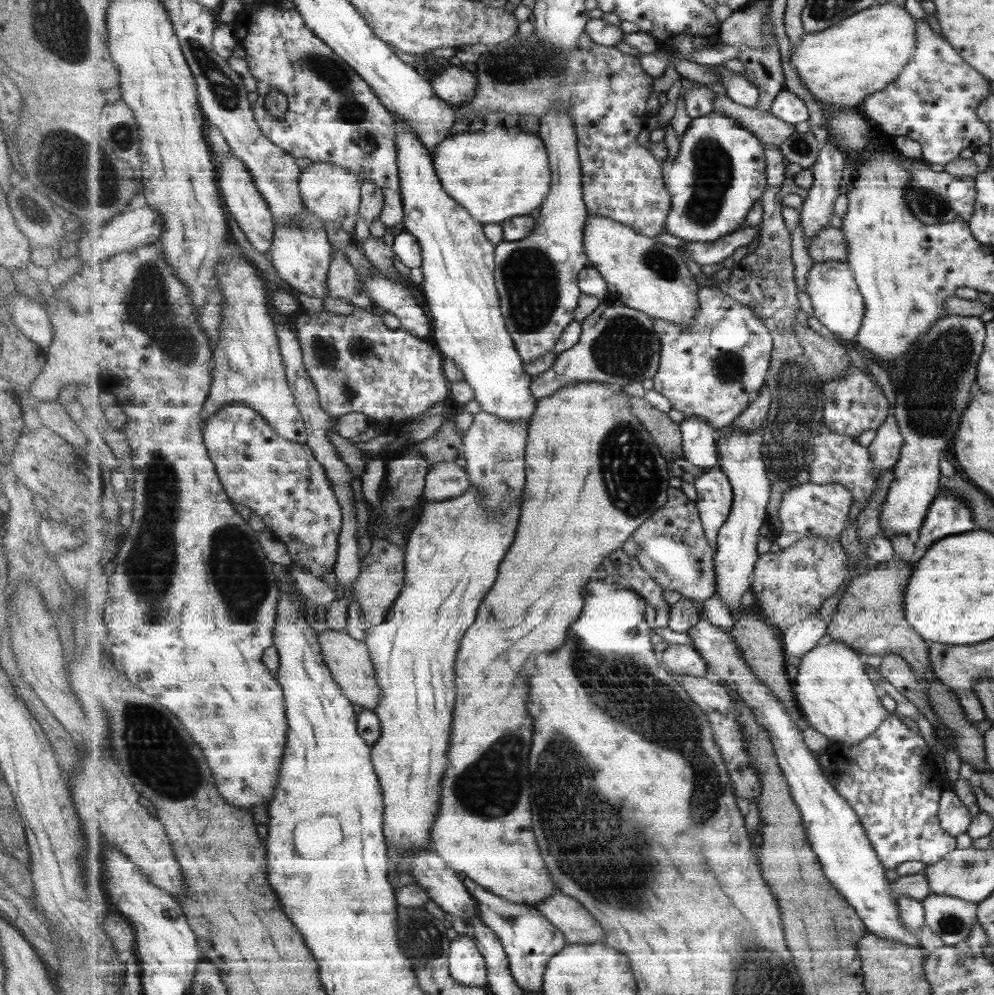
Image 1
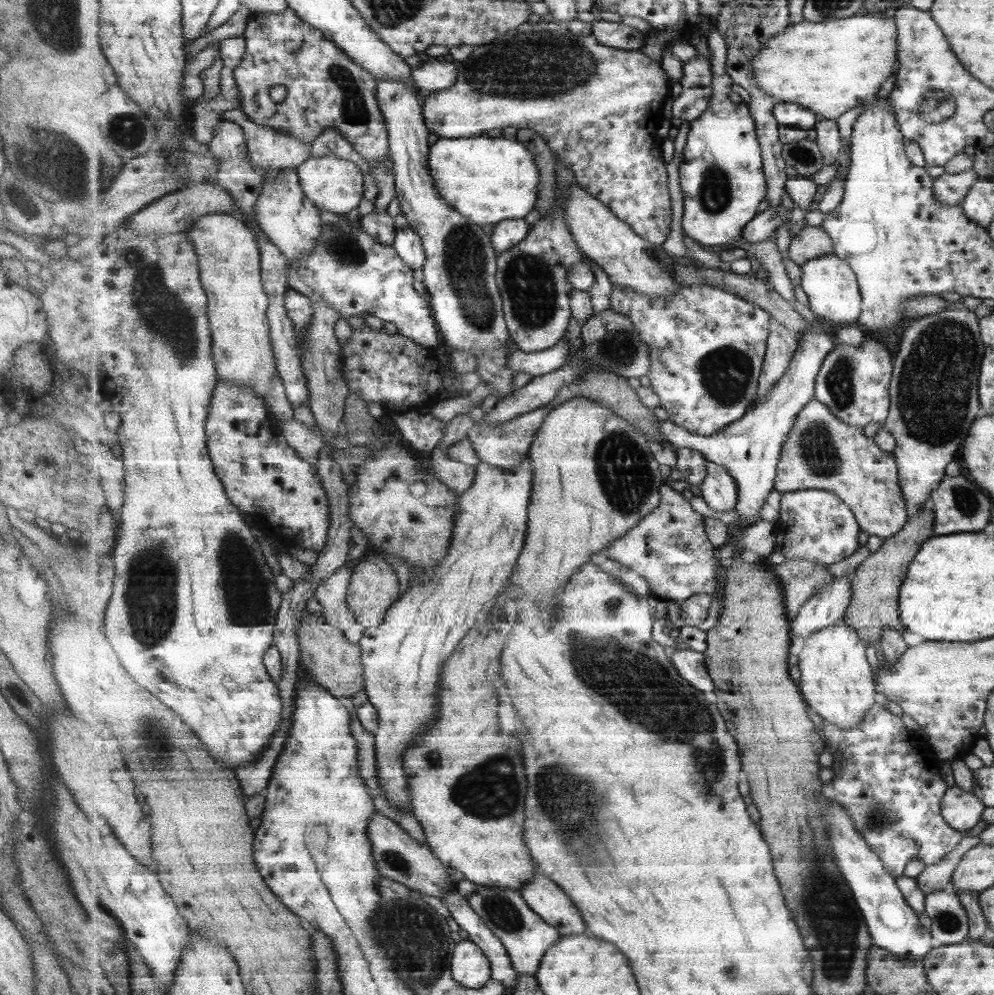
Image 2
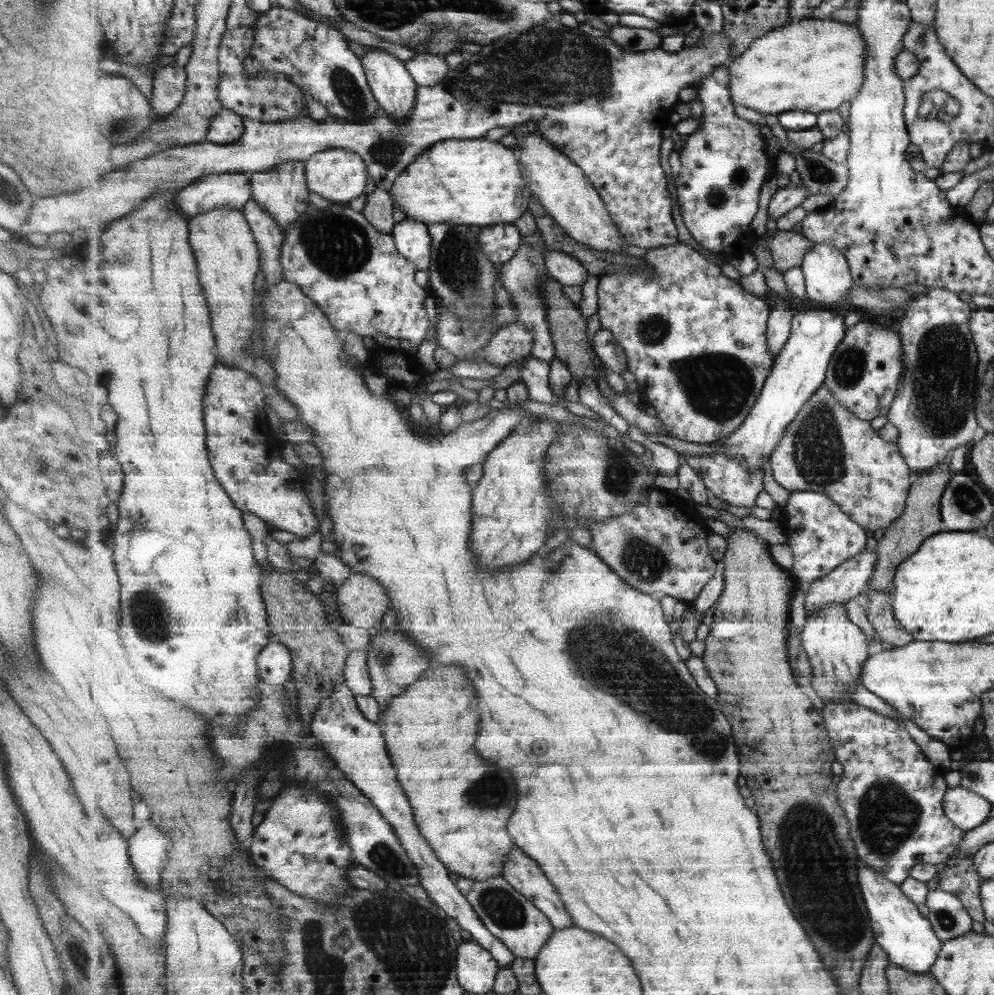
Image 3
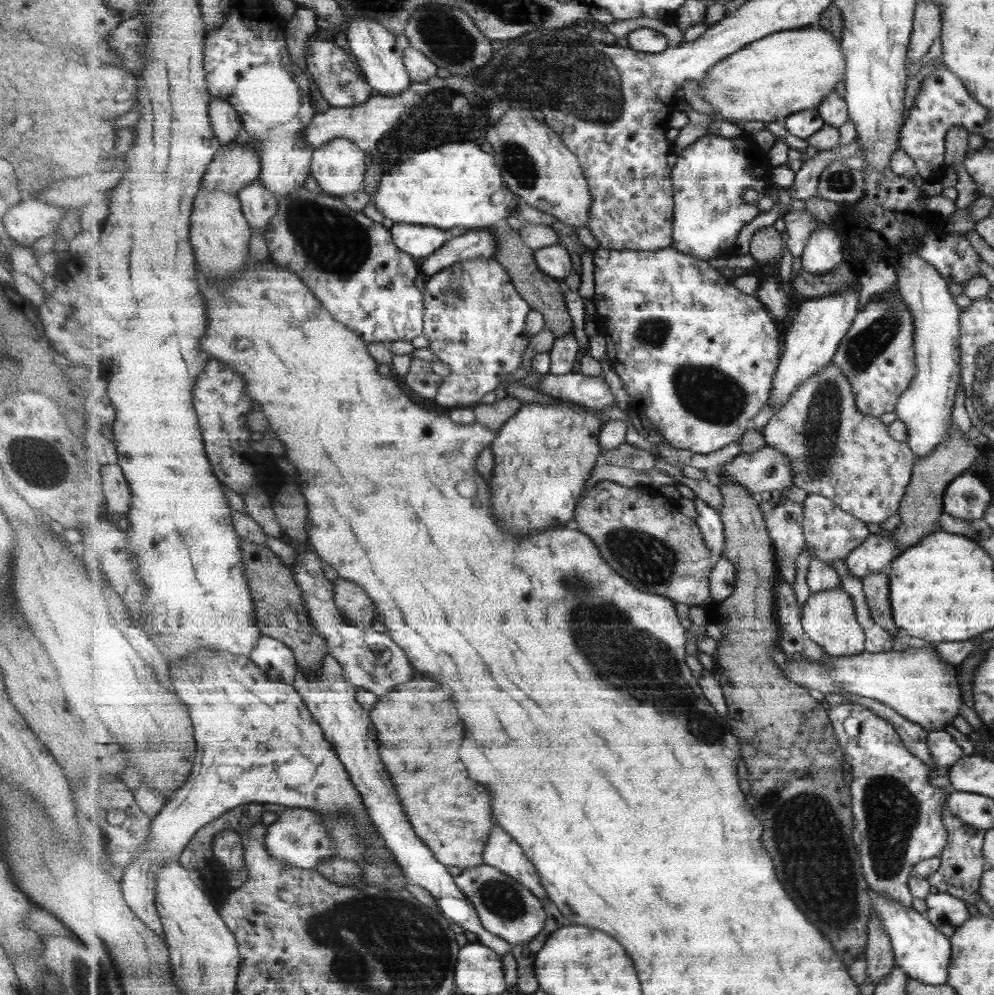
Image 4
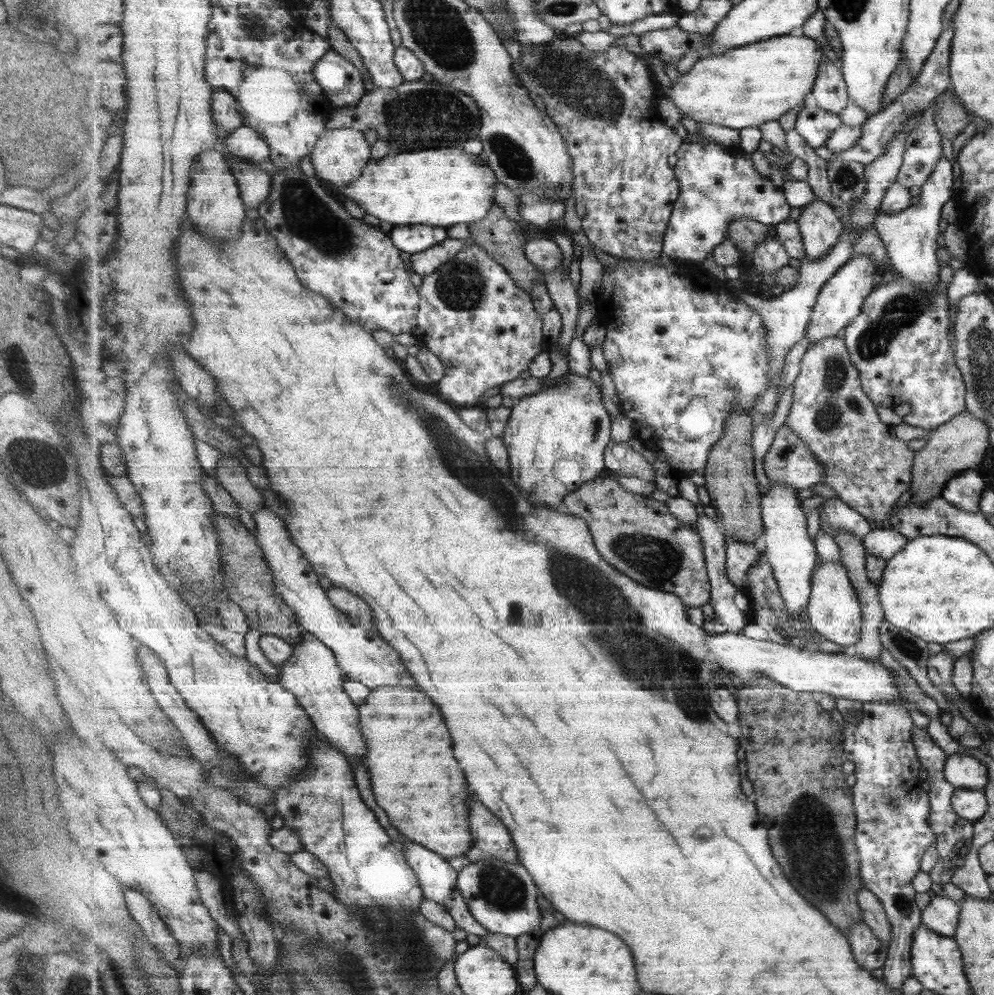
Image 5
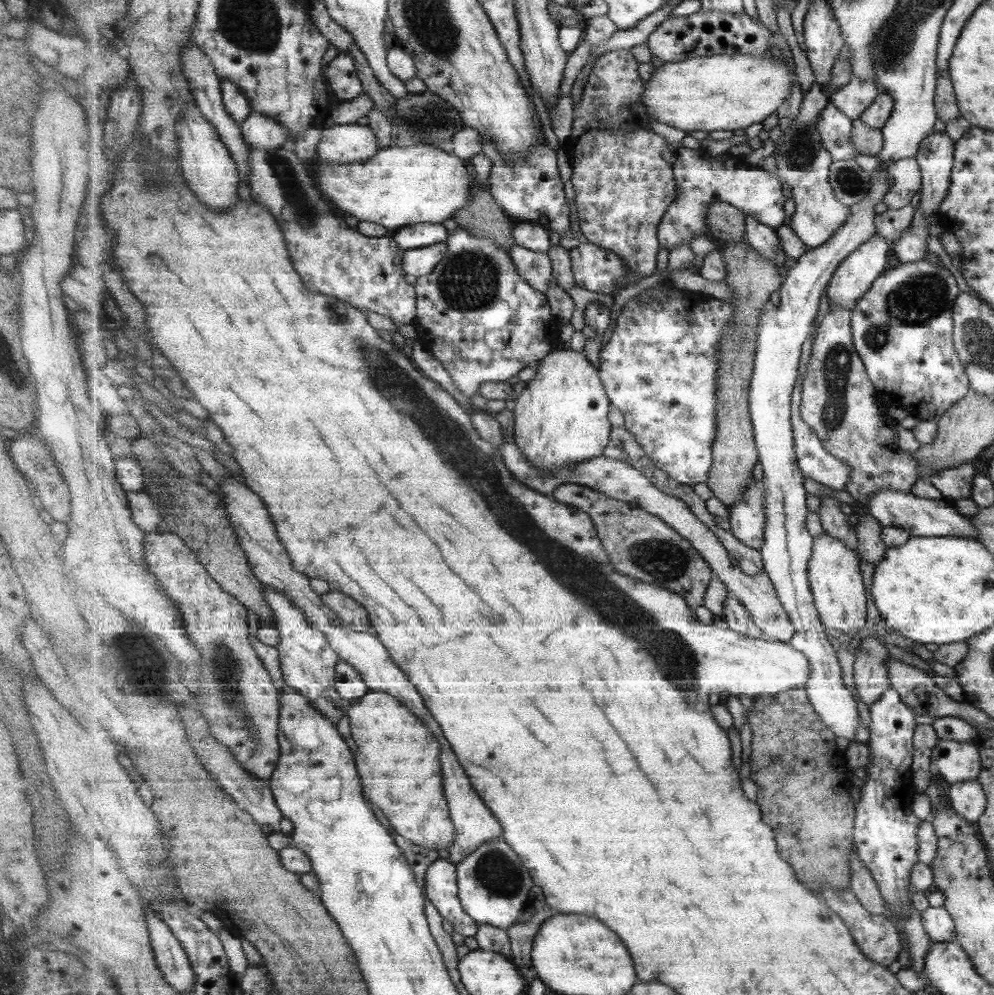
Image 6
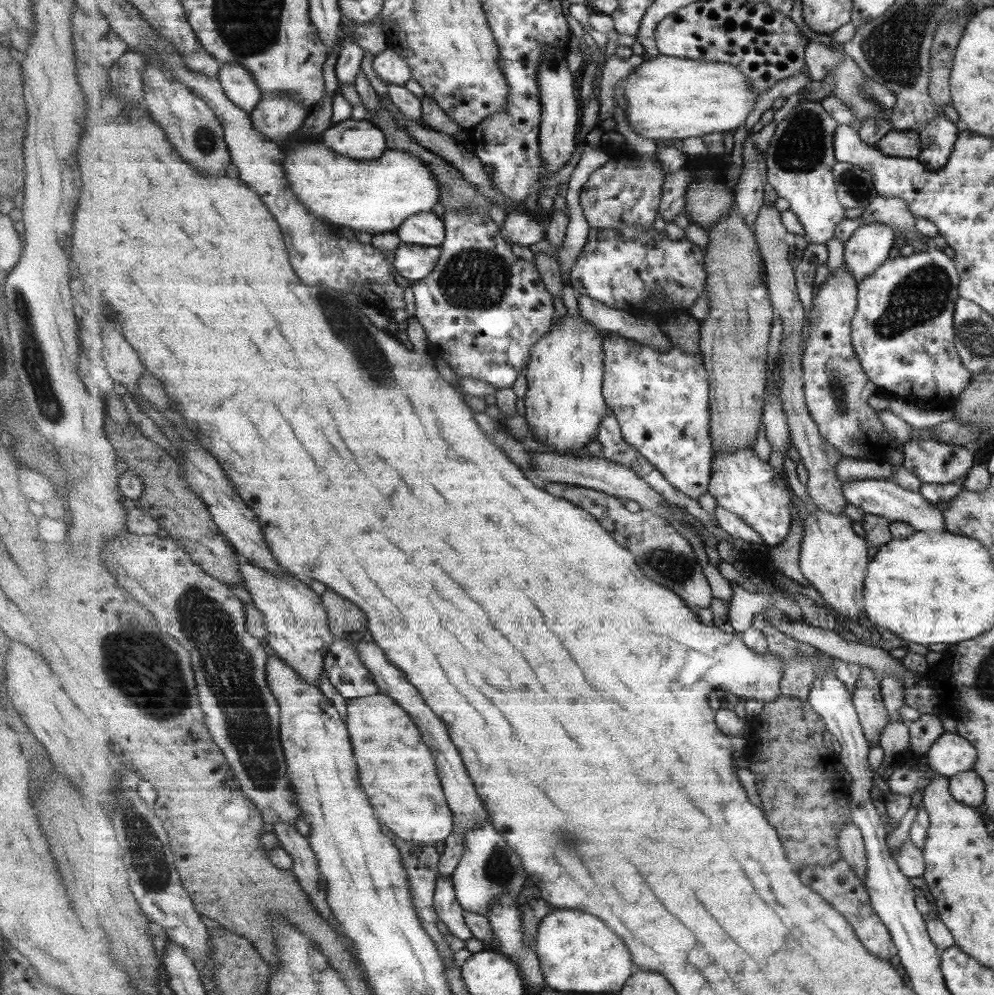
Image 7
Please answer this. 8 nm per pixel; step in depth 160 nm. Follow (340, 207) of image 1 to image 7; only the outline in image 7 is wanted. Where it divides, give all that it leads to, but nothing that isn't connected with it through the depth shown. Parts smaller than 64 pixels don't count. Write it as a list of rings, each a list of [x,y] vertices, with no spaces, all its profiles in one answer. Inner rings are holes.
[[[366,118],[335,124],[324,132],[322,142],[340,156],[357,160],[381,158],[389,149],[386,134]]]

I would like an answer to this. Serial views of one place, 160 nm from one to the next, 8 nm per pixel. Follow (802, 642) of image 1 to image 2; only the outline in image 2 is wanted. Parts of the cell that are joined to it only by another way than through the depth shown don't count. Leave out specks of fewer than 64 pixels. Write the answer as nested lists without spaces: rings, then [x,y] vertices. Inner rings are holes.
[[[845,575],[826,584],[801,608],[799,616],[790,622],[792,636],[809,638],[812,634],[843,621],[851,602],[851,576]]]

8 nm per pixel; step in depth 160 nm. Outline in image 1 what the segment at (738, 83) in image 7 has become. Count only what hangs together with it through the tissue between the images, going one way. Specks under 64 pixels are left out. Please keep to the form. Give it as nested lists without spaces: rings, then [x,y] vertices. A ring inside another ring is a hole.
[[[875,4],[856,12],[839,24],[830,26],[827,30],[811,35],[806,33],[801,45],[791,45],[791,66],[796,69],[805,87],[819,104],[831,105],[836,111],[859,109],[866,96],[885,90],[910,62],[910,56],[916,50],[915,30],[916,22],[903,5]]]

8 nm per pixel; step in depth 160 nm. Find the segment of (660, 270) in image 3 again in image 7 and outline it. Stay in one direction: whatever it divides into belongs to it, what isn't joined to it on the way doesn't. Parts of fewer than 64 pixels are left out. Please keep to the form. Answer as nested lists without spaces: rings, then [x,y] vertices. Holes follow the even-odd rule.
[[[617,333],[605,337],[603,348],[603,392],[619,421],[625,440],[652,462],[675,488],[696,499],[708,492],[712,482],[715,454],[711,434],[710,378],[704,363],[704,352],[698,348],[698,353],[690,354],[675,345],[665,352],[653,345],[643,344]]]

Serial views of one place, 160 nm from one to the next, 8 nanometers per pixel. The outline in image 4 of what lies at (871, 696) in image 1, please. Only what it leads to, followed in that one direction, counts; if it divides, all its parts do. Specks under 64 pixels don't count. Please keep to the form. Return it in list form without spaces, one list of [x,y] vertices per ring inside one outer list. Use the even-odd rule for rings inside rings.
[[[842,585],[835,589],[811,594],[802,608],[800,622],[806,635],[821,646],[828,656],[843,658],[857,656],[866,651],[865,629],[859,624],[853,597],[845,592]]]

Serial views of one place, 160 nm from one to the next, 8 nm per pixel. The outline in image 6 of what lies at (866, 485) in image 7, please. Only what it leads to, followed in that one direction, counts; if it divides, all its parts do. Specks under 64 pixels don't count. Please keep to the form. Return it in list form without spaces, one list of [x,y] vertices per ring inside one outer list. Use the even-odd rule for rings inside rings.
[[[884,488],[874,492],[870,501],[865,504],[867,511],[884,527],[901,528],[908,532],[911,537],[965,537],[978,541],[978,528],[957,510],[950,501],[943,497],[937,500],[917,498],[910,492],[901,492]]]

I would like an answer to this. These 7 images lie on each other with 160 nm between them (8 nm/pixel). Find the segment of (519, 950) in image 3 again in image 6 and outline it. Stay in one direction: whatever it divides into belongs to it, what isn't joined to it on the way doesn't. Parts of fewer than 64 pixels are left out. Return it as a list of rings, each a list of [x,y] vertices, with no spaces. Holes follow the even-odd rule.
[[[503,837],[481,846],[469,859],[457,864],[457,868],[460,899],[473,920],[507,931],[524,916],[526,902],[536,884],[533,884],[532,872]]]

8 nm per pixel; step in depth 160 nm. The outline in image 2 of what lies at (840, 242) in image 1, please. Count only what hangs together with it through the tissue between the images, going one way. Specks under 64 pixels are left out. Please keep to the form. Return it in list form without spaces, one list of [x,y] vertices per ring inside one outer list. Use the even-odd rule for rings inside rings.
[[[805,225],[792,238],[788,249],[788,258],[802,268],[809,263],[809,260],[834,253],[836,253],[835,242],[831,240],[831,236],[825,232],[823,227]]]

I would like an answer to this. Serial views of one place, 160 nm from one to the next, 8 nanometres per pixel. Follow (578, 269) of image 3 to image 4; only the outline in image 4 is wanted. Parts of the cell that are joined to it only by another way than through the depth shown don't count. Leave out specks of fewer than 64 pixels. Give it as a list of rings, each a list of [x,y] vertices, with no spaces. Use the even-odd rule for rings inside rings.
[[[562,245],[541,248],[535,252],[535,260],[541,271],[553,279],[566,280],[573,274],[572,255]]]

